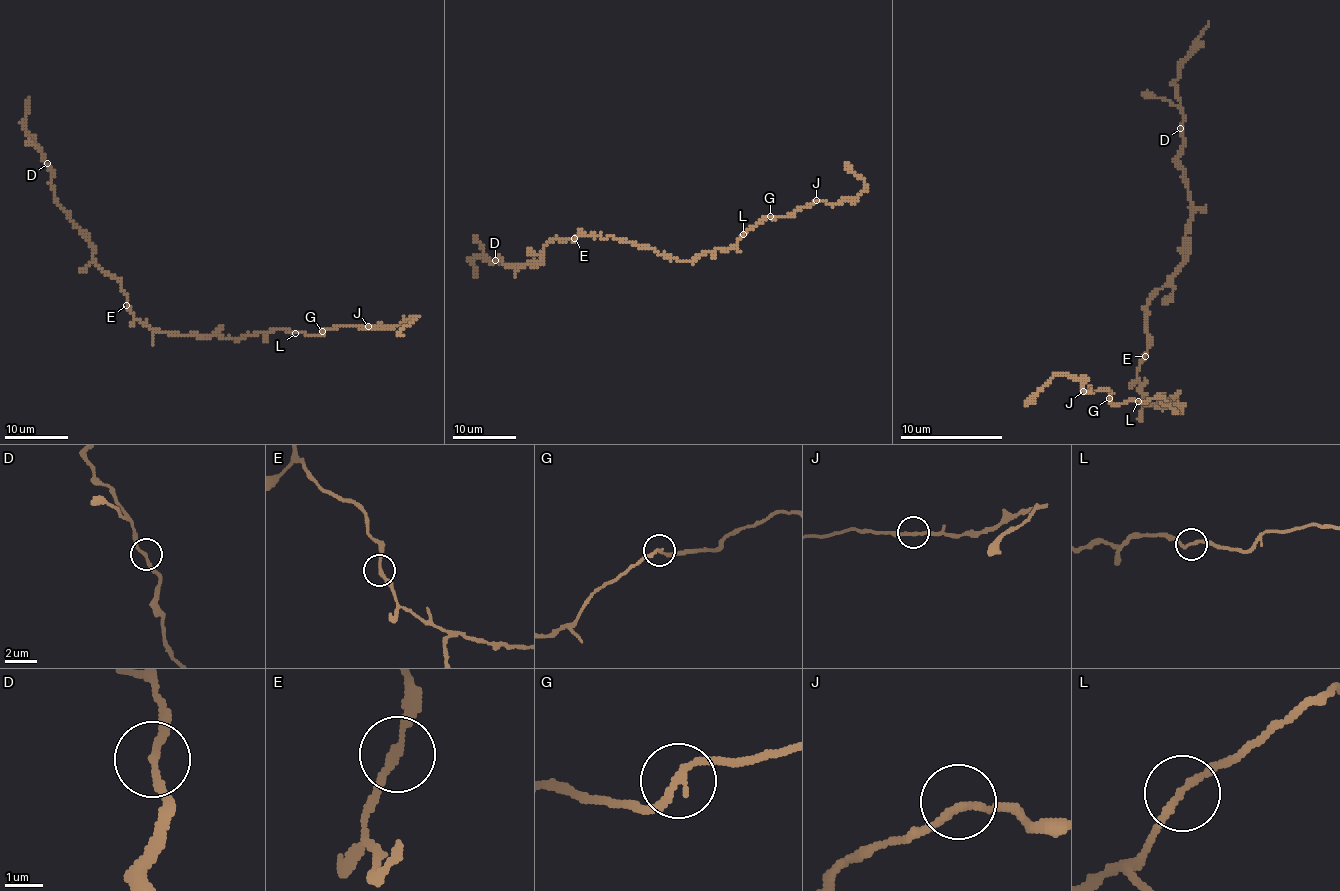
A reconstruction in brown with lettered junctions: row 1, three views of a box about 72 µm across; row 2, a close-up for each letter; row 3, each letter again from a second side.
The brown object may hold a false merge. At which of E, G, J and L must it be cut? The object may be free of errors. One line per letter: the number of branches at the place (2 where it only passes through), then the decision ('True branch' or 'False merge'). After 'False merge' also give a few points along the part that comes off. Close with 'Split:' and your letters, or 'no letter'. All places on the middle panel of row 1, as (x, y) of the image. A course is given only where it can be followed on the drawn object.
E: Branches: 2. True branch
G: Branches: 2. True branch
J: Branches: 2. True branch
L: Branches: 2. True branch
Split: no letter

